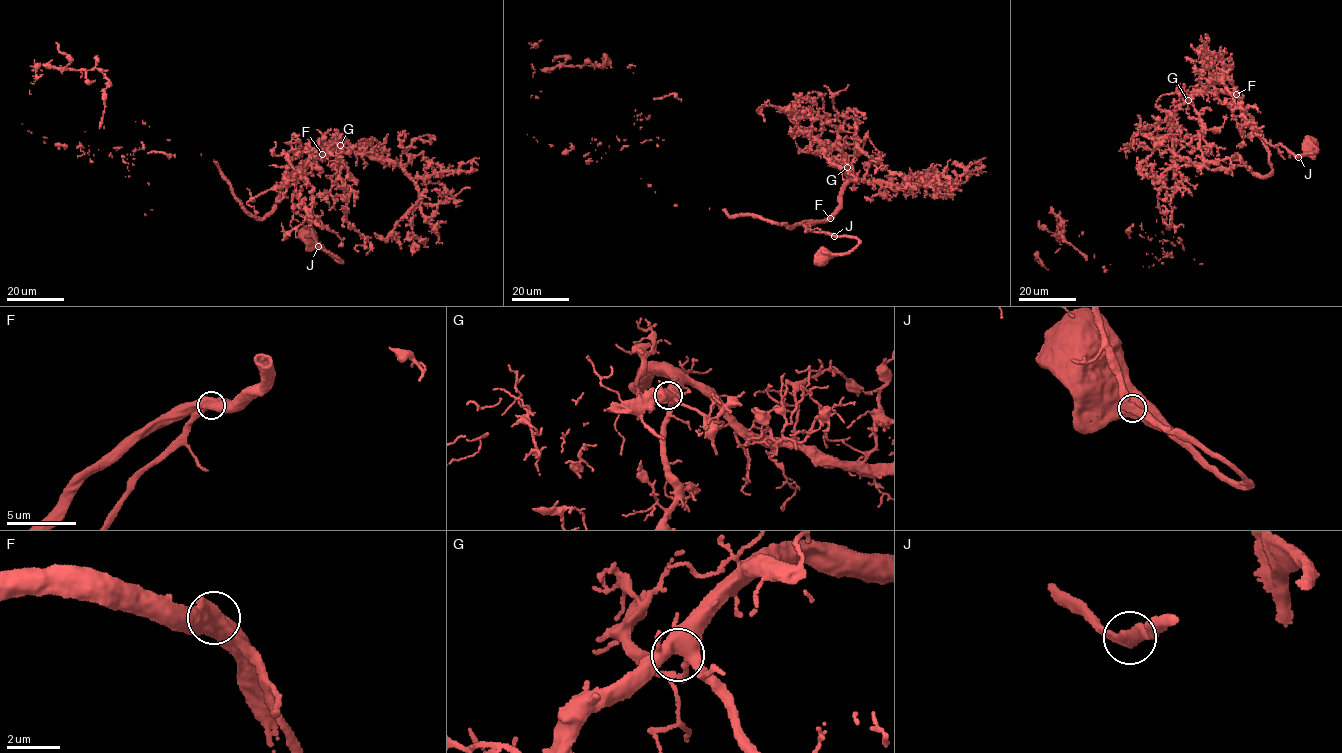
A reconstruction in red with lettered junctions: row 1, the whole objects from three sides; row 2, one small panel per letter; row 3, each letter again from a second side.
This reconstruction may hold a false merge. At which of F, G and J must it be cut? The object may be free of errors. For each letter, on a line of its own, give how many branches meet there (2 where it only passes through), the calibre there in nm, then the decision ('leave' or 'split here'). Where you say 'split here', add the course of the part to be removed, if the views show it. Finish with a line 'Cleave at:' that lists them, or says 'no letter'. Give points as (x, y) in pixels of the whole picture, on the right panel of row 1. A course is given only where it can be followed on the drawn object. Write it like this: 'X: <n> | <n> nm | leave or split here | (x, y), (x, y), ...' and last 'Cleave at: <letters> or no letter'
F: 2 | 700 nm | leave
G: 4 | 480 nm | leave
J: 2 | 420 nm | leave
Cleave at: no letter

